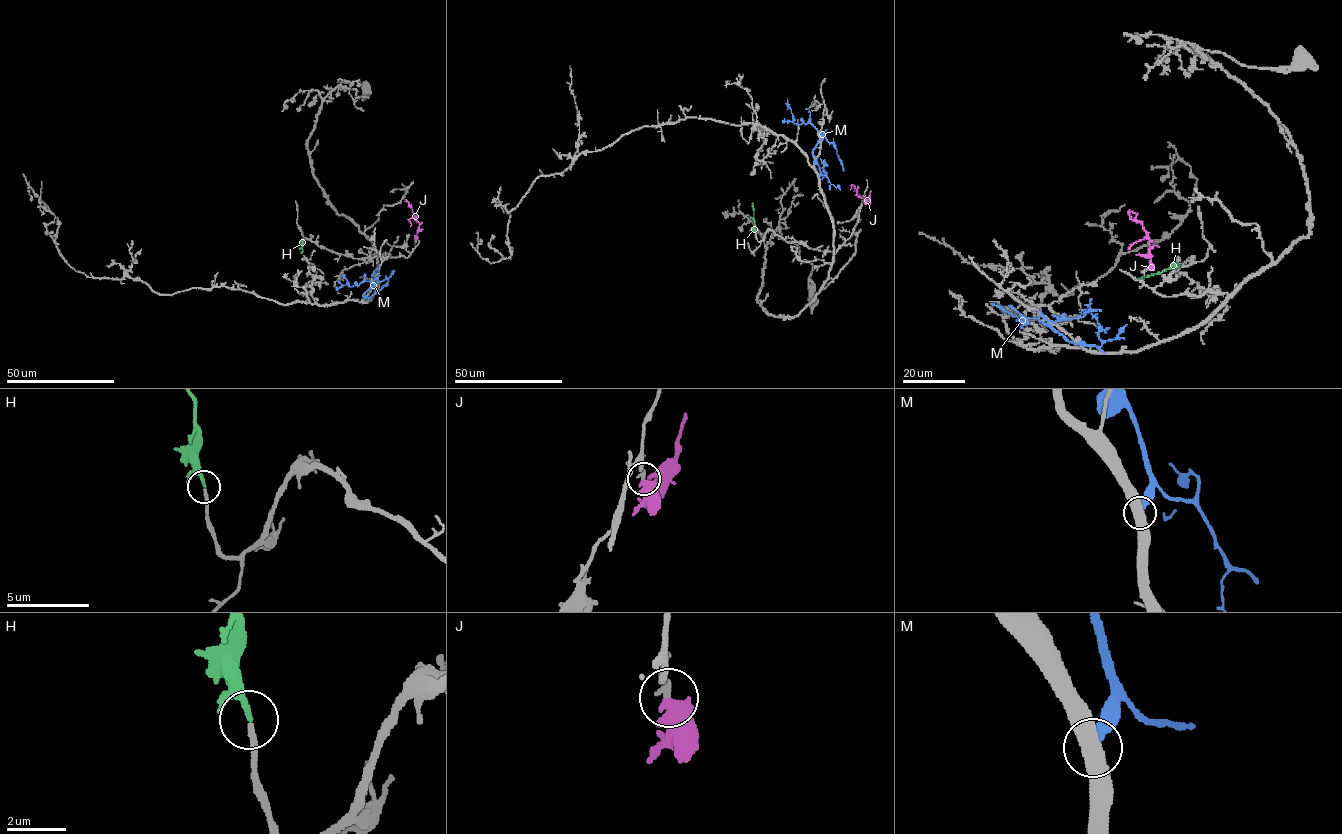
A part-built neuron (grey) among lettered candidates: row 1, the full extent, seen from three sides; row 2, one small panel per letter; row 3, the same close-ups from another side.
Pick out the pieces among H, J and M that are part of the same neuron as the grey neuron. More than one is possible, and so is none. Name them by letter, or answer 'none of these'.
H, J

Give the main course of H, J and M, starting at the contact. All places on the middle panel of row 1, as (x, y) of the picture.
H: (755, 232), (752, 203)
J: (865, 199), (857, 193), (852, 184), (850, 189)
M: (819, 177), (820, 171), (813, 150), (821, 134), (810, 123), (794, 122), (787, 99)

